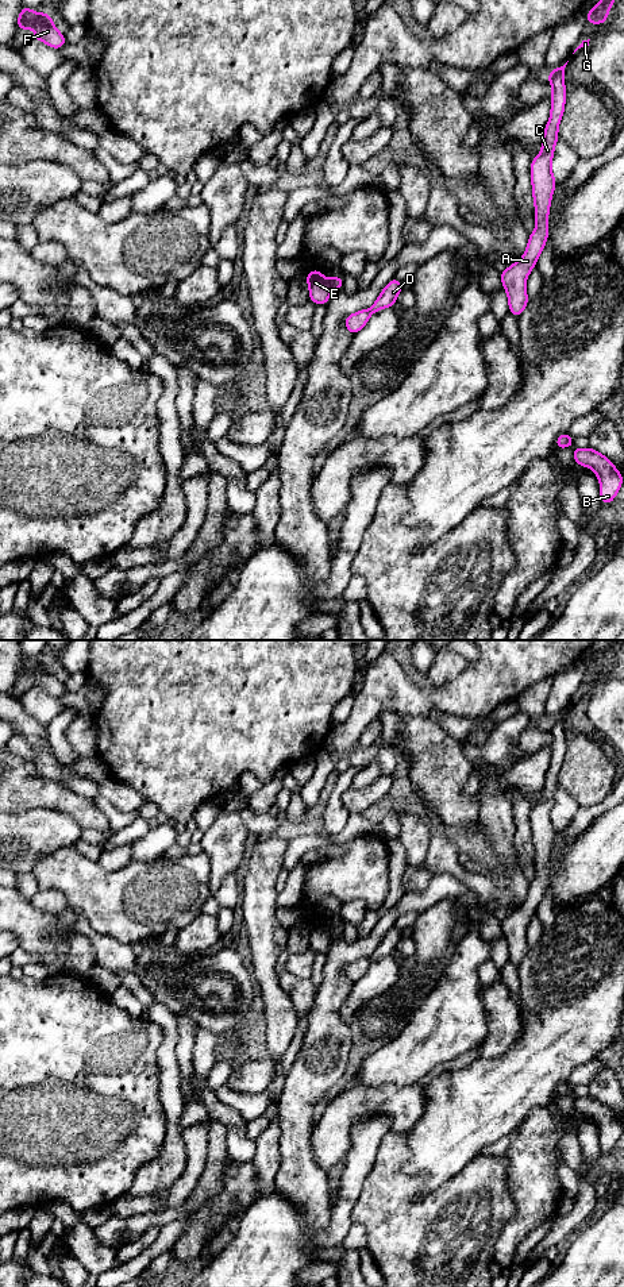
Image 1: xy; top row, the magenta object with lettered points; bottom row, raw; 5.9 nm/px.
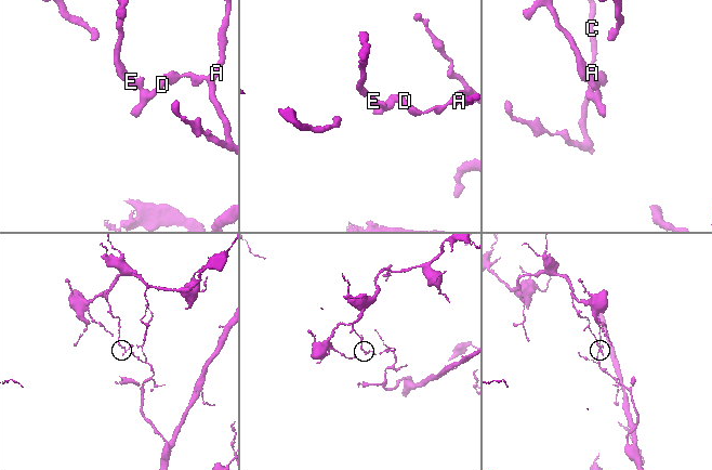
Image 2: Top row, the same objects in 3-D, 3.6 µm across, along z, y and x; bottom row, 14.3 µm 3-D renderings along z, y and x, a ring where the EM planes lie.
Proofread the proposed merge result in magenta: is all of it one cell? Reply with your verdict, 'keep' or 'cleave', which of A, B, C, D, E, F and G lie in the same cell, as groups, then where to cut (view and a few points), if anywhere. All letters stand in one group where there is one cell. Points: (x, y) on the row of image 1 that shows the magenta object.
cleave; groups A B C D G / E F; cut xy (327, 280), (331, 291)

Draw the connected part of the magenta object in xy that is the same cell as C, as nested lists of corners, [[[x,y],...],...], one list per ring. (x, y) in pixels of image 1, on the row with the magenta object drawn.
[[[567,62],[561,68],[554,68],[548,74],[547,80],[552,86],[550,120],[544,127],[542,153],[531,162],[532,196],[535,201],[534,213],[536,219],[535,231],[528,238],[523,258],[500,273],[501,282],[508,294],[509,312],[517,317],[520,317],[529,301],[525,290],[527,277],[536,266],[536,261],[548,238],[548,211],[555,190],[555,176],[551,172],[551,162],[555,145],[559,139],[558,127],[566,103],[566,65]]]

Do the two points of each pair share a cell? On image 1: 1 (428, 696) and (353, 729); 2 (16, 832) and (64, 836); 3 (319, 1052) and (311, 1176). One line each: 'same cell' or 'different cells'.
1: same cell
2: same cell
3: same cell

